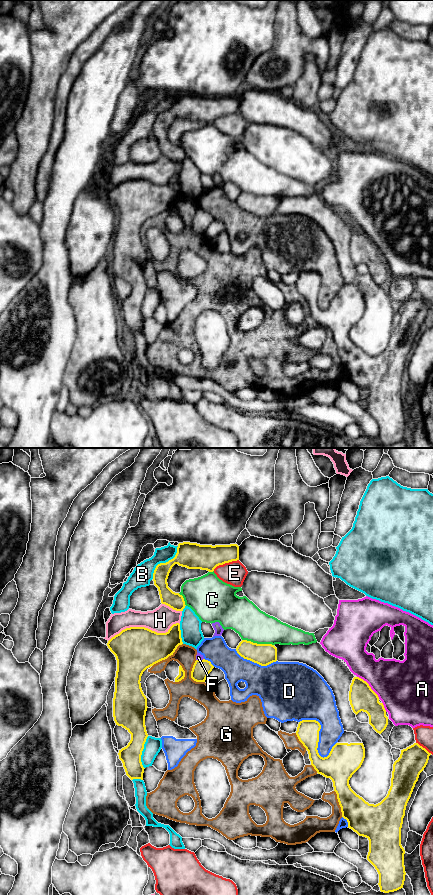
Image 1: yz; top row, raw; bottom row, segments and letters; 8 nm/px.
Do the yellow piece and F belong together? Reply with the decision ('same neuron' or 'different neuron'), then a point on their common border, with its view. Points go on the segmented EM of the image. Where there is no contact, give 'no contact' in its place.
same neuron | yz (199, 660)

